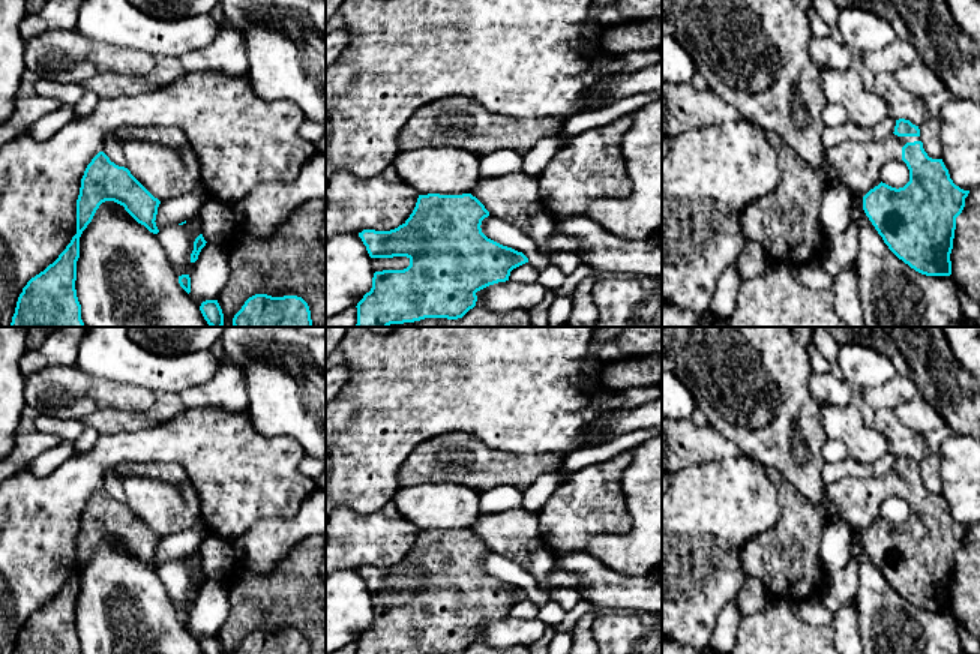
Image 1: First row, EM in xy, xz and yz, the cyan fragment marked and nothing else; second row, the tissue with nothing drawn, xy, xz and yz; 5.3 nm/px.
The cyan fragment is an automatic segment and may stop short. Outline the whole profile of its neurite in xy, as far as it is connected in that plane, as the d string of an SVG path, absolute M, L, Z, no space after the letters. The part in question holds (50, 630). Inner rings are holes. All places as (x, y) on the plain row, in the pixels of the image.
M137 474L126 476L123 486L126 504L111 498L104 488L99 488L87 501L77 536L77 570L53 600L27 618L12 654L81 654L81 640L75 626L80 573L102 538L114 537L123 542L138 560L158 570L155 556L159 540L191 530L200 520L200 516L185 504L179 489L171 483Z

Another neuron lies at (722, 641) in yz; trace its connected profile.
M737 600L726 603L716 620L714 632L710 638L710 648L716 654L729 654L735 646L735 634L740 628L743 615Z

